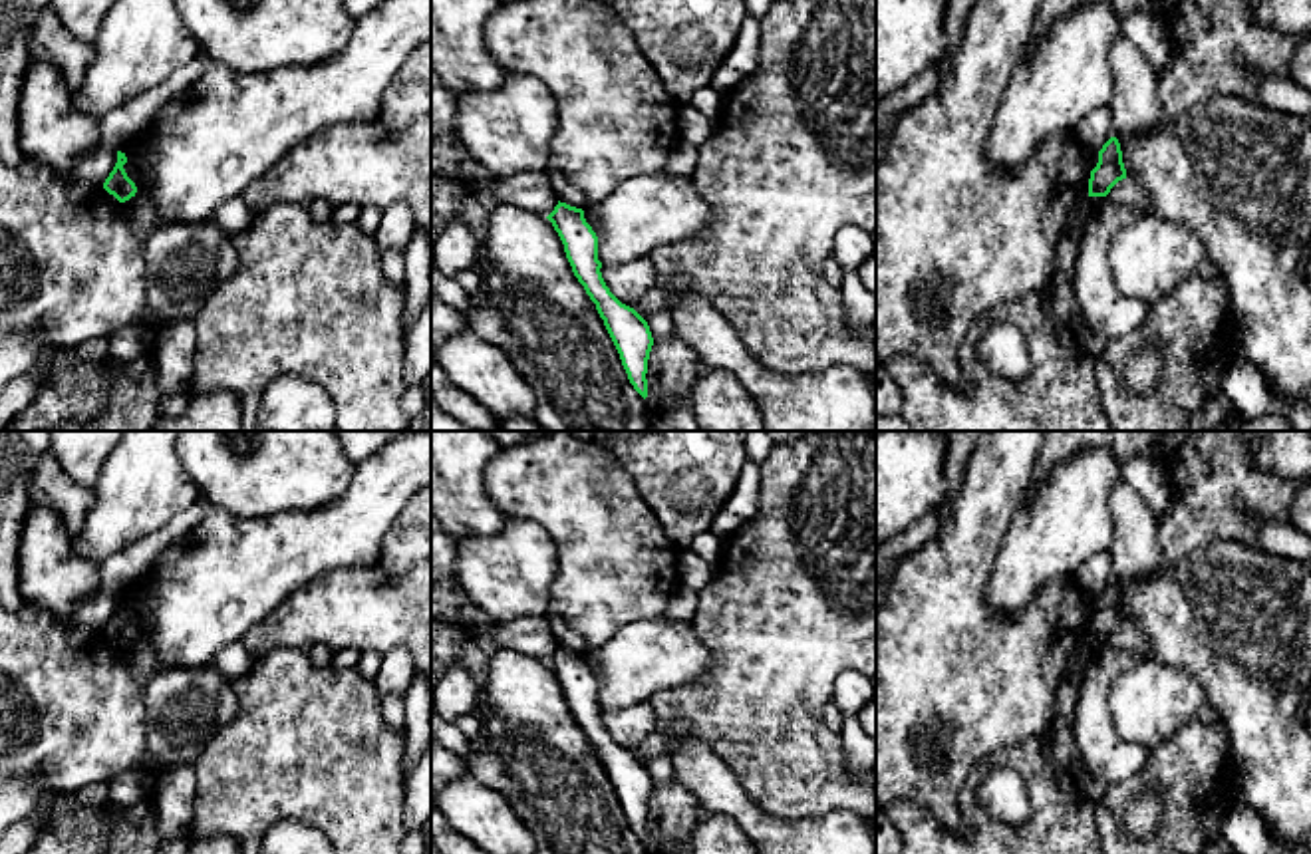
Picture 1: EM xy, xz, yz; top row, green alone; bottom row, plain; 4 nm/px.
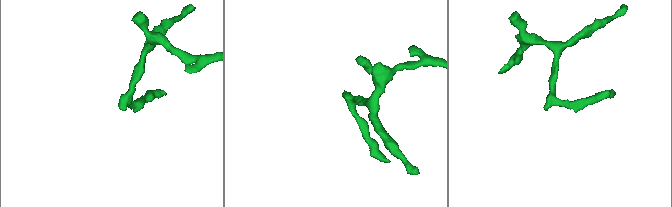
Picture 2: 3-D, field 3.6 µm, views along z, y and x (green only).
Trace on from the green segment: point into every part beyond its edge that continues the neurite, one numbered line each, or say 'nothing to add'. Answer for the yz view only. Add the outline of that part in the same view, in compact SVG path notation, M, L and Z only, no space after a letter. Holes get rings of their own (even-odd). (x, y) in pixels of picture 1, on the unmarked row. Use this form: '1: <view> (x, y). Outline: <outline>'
nothing to add

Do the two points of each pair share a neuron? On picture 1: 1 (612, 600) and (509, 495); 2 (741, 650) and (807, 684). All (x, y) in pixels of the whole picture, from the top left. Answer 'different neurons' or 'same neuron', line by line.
1: same neuron
2: same neuron

